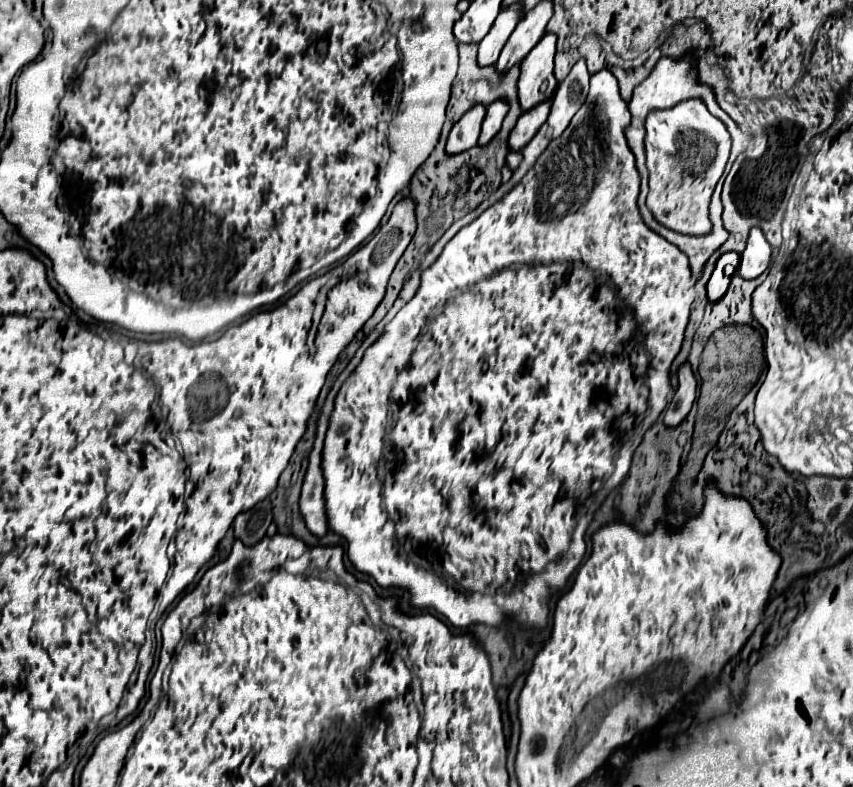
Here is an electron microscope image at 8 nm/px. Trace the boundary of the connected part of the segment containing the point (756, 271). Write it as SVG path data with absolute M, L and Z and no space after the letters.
M752 227L750 229L750 235L748 235L748 243L746 243L746 249L742 251L740 255L740 265L738 265L738 273L744 277L744 279L754 279L758 277L770 263L770 253L772 253L772 247L770 243L766 241L764 233L758 229L758 227Z

